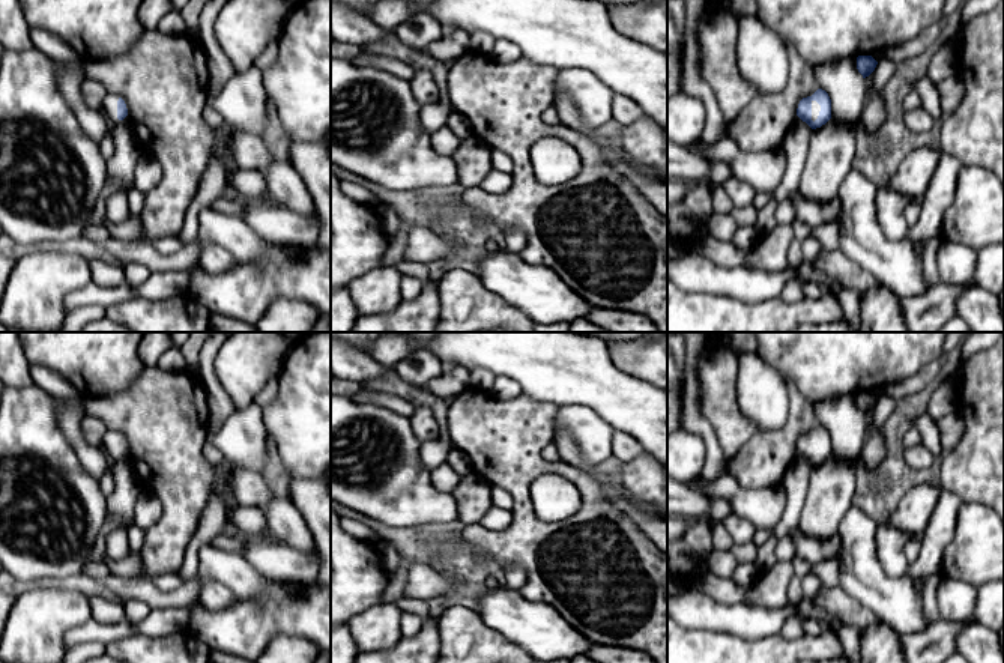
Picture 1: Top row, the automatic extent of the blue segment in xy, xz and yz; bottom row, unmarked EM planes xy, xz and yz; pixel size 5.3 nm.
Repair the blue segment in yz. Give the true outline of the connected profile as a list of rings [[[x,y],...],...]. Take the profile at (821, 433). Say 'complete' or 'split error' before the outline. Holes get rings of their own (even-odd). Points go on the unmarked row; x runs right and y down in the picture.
split error; [[[818,425],[812,433],[803,434],[797,442],[795,459],[806,459],[812,466],[821,465],[831,456],[831,436]]]

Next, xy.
split error; [[[107,430],[102,437],[102,448],[111,463],[128,457],[128,444],[117,430]]]

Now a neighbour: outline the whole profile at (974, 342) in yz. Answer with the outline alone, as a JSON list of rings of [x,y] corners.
[[[968,332],[960,343],[960,359],[992,347],[1002,332]]]

